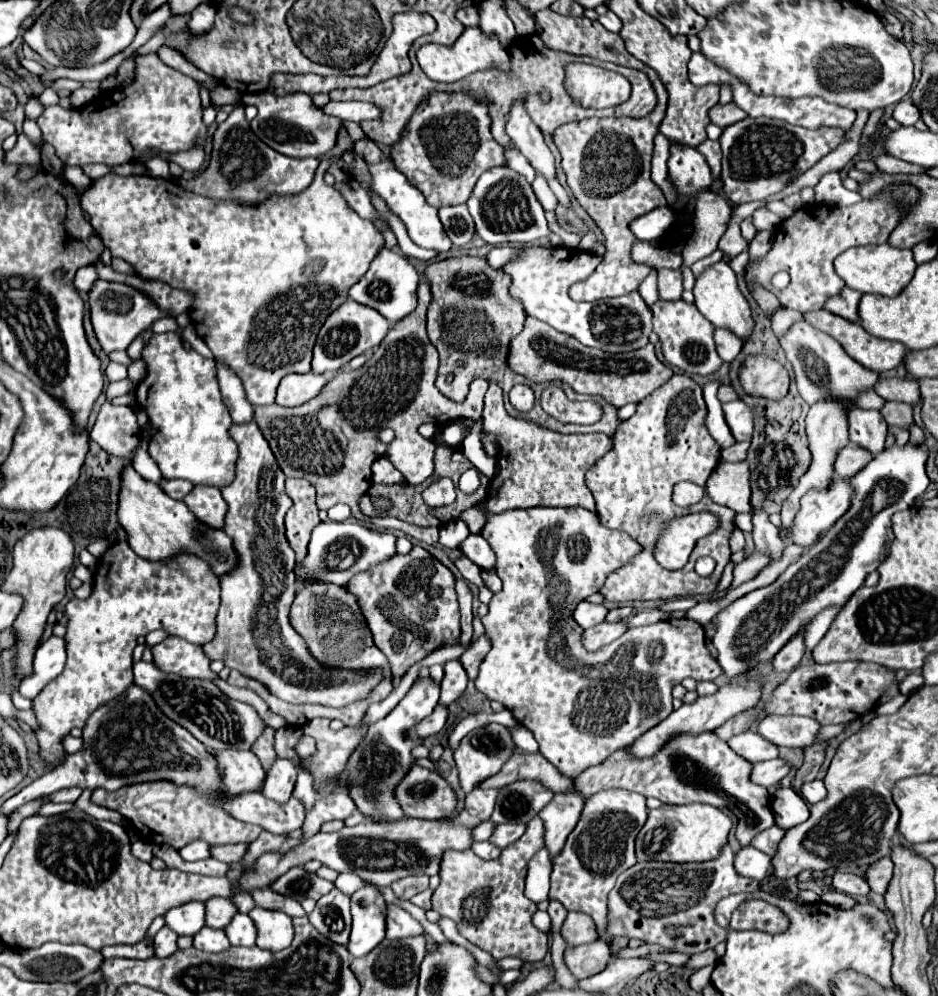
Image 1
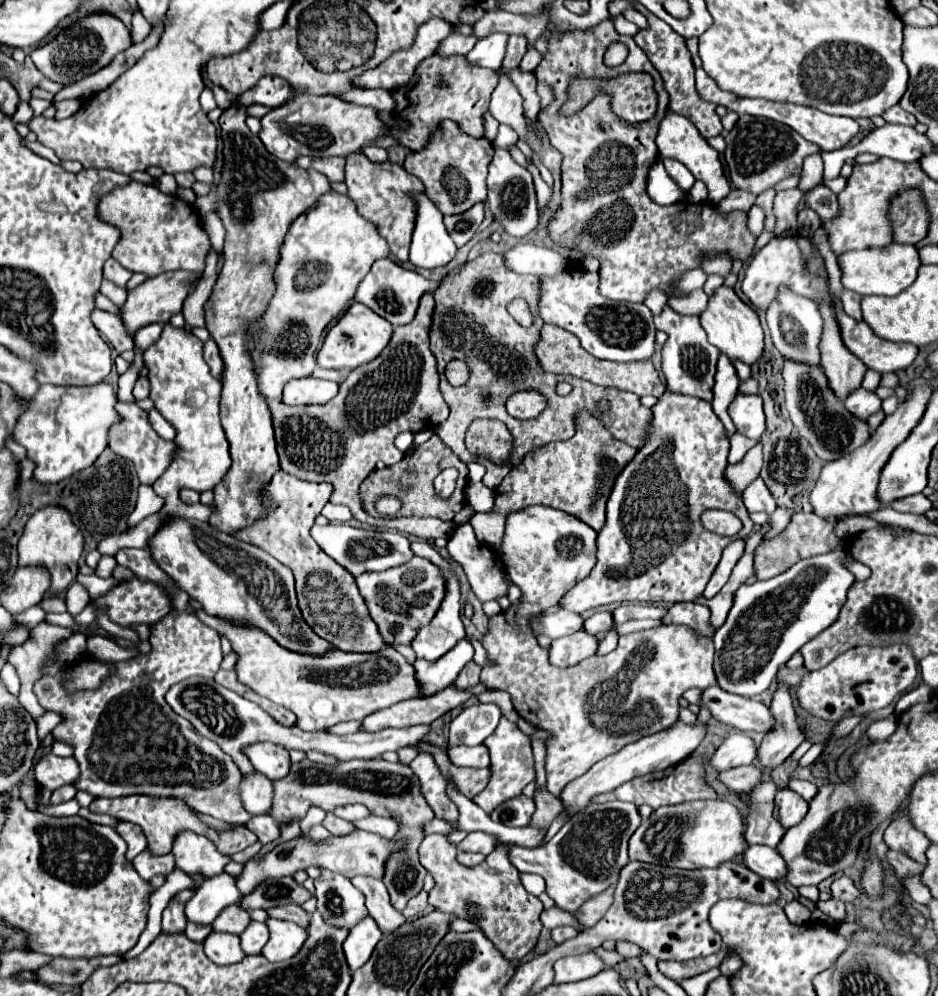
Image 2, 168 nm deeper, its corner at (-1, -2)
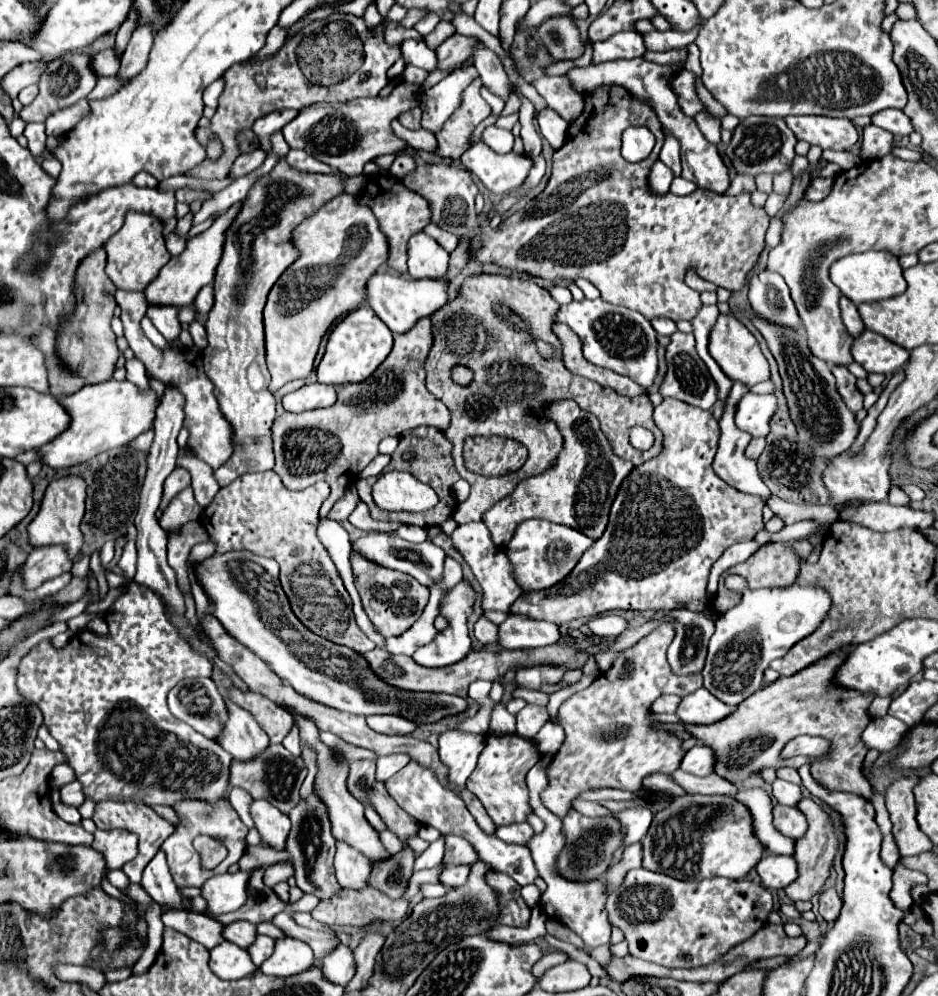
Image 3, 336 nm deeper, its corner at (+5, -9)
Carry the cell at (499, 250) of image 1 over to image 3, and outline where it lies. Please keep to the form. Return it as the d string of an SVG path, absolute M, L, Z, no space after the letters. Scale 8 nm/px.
M550 285L548 291L552 293L552 297L554 297L558 303L570 303L570 301L572 301L572 293L570 293L568 287L564 287L564 285Z

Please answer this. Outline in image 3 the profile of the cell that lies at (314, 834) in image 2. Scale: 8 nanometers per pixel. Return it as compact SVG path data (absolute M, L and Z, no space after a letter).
M310 795L308 801L300 801L292 811L290 811L290 821L292 821L292 829L290 835L286 839L286 847L284 851L290 855L294 871L296 871L296 883L304 893L312 893L316 895L320 901L332 899L342 887L338 885L336 877L334 877L334 853L336 853L336 841L330 833L330 821L326 817L326 807L314 797Z

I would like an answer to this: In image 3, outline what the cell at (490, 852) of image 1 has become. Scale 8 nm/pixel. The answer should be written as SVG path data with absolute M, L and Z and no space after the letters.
M448 865L440 873L440 881L446 887L462 887L470 875L470 865Z

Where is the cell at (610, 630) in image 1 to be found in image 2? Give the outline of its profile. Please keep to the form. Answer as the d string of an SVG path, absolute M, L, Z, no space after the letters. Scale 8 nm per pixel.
M586 630L552 640L550 644L550 664L558 668L568 668L578 664L580 660L594 656L598 648L598 640Z

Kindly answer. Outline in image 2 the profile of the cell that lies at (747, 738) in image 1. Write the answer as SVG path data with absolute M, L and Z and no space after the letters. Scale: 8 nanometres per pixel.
M736 732L736 734L728 736L716 748L716 752L710 756L708 764L714 766L716 770L728 770L728 768L734 768L734 766L752 764L754 758L756 758L756 744L754 744L754 740L744 736L742 732Z

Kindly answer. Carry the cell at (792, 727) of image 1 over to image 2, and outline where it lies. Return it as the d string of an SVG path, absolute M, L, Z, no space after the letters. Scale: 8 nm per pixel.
M708 686L702 690L700 704L710 710L712 718L742 732L768 732L774 726L774 718L762 702L724 692L720 686Z

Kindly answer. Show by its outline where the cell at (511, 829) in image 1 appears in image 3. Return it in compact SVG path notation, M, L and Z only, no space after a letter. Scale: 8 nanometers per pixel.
M446 835L446 853L444 863L446 865L474 865L478 861L478 853L474 853L474 847L456 835Z

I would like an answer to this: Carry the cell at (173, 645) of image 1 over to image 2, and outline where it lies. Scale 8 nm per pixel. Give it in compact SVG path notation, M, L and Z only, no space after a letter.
M124 548L116 554L116 560L134 570L140 580L160 584L160 588L168 592L174 610L168 618L150 626L152 650L124 662L110 662L116 670L108 674L96 690L70 694L64 688L74 666L64 668L56 676L42 676L34 684L40 706L62 716L52 736L74 748L74 758L82 770L74 786L76 790L90 790L90 794L106 798L130 796L136 794L134 790L158 790L154 796L180 798L196 812L230 824L246 824L252 816L240 802L240 782L228 780L228 776L242 776L236 762L232 762L216 742L200 736L194 726L186 718L180 718L164 700L168 688L184 678L214 678L222 662L220 636L186 610L188 592L176 586L176 582L156 566L148 548Z

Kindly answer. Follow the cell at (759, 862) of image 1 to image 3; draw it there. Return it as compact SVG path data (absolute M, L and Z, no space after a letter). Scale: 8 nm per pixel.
M764 855L756 863L756 873L766 889L784 889L798 877L794 859L784 855Z

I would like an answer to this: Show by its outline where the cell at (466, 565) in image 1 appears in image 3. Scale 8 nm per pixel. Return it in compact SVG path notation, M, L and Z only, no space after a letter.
M480 521L458 525L450 537L452 537L454 549L470 565L474 577L478 579L478 583L482 587L482 611L504 611L504 613L508 613L512 603L522 595L522 589L518 589L518 583L510 575L510 561L506 561L504 549L498 549L490 541L490 533L488 533L486 525Z

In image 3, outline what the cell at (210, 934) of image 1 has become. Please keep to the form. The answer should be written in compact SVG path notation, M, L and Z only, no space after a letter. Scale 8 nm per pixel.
M222 941L214 949L210 949L210 969L220 979L242 979L248 973L254 973L256 965L250 961L250 955L246 949Z

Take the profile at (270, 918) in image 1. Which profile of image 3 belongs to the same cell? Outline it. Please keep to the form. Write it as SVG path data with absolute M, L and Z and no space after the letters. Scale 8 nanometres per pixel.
M292 937L276 939L274 953L260 965L260 971L272 977L290 977L294 973L302 973L304 969L310 969L314 963L312 949Z

